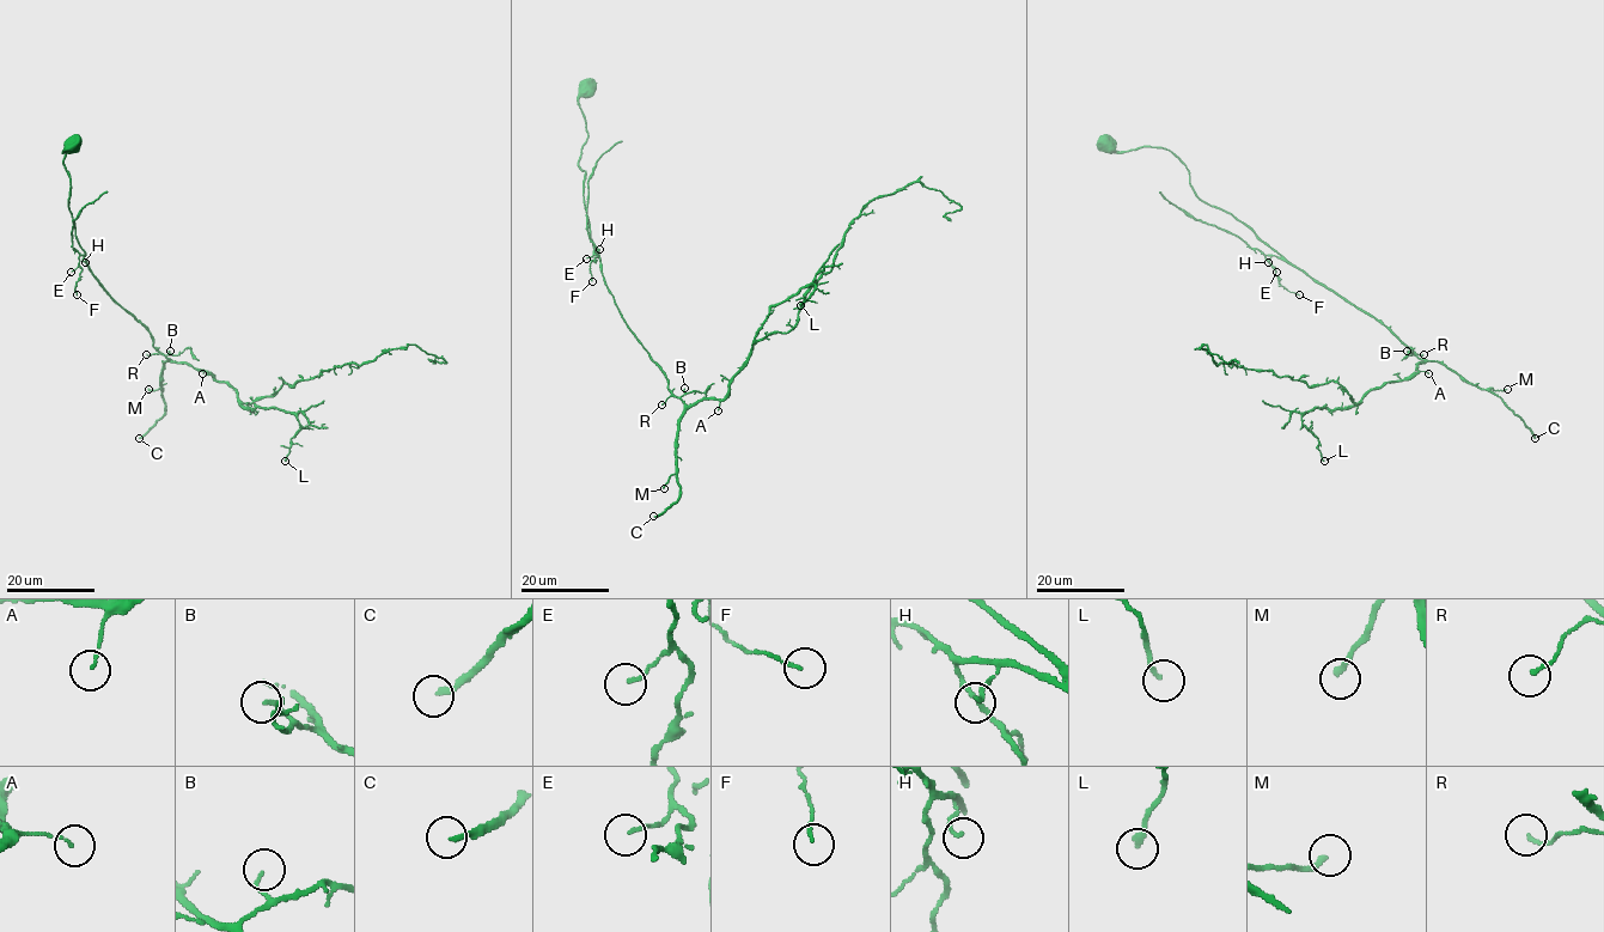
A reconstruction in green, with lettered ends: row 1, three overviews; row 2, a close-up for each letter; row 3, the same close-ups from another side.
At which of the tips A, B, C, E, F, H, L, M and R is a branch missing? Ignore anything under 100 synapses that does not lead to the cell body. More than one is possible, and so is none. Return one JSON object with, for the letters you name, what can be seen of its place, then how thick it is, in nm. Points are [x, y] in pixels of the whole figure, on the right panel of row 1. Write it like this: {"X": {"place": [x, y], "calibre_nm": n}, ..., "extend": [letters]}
{"C": {"place": [1535, 438], "calibre_nm": 180}, "extend": ["C"]}

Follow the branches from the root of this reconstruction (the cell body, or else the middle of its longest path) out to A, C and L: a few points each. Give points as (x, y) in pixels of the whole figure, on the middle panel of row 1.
A: (587, 90), (579, 98), (587, 133), (579, 166), (607, 287), (668, 388), (685, 404), (718, 400), (718, 410)
C: (587, 90), (579, 98), (587, 133), (579, 166), (590, 238), (621, 315), (684, 407), (679, 495), (653, 516)
L: (587, 90), (579, 166), (590, 238), (668, 388), (685, 404), (721, 400), (769, 309), (813, 284), (800, 305)

